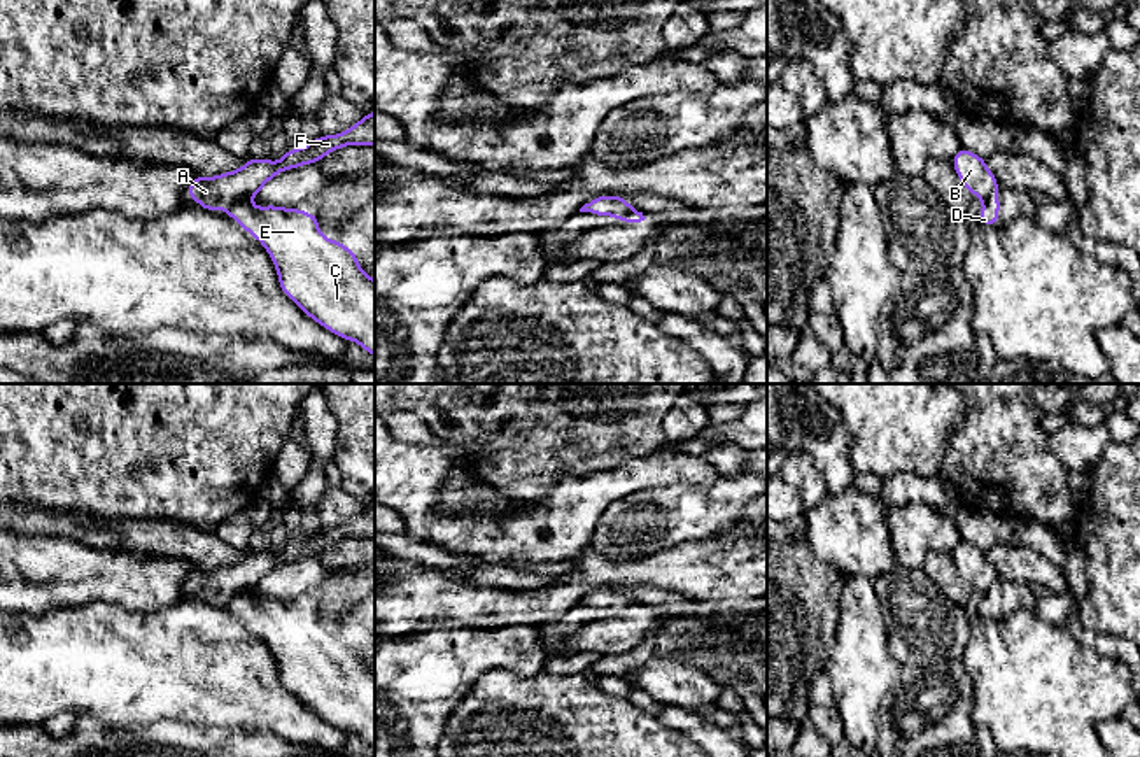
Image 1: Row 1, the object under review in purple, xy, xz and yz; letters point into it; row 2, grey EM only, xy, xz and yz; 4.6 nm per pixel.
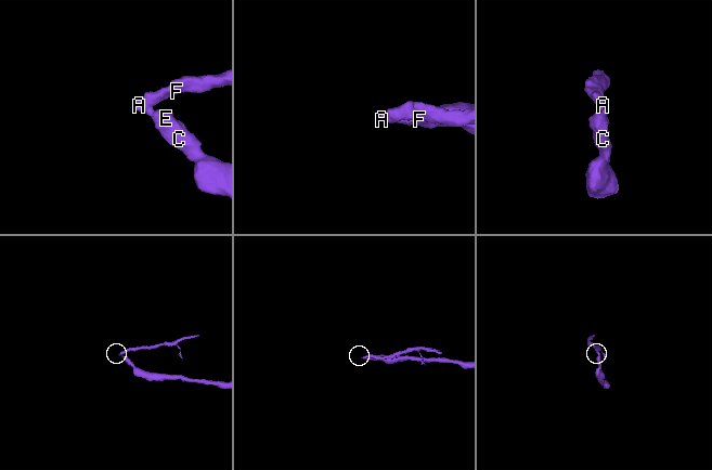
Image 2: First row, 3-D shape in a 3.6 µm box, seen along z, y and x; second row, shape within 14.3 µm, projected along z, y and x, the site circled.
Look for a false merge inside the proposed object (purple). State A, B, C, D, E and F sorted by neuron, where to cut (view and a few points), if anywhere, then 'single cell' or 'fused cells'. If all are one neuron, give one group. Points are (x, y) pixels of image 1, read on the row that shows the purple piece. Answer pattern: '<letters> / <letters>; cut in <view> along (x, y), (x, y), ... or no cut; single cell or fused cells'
A B F / C D E; cut in xy along (247, 197), (242, 197), (226, 211); fused cells

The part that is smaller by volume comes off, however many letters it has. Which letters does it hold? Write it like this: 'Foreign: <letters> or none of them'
Foreign: A, B, F

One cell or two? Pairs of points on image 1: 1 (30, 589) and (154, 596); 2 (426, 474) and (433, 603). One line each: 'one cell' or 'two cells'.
1: one cell
2: two cells

